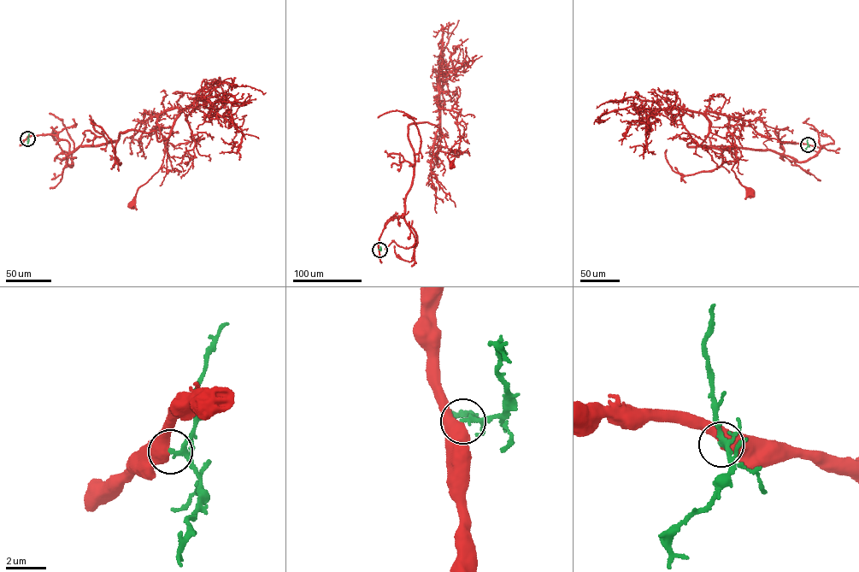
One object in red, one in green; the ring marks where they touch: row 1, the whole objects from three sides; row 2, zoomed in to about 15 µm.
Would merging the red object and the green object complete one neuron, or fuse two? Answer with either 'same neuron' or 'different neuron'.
different neuron

